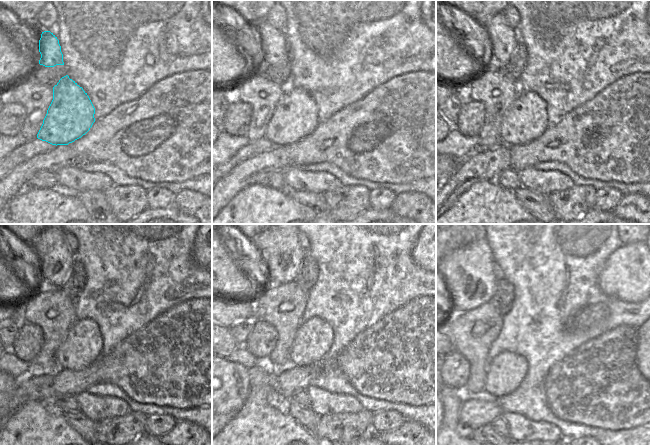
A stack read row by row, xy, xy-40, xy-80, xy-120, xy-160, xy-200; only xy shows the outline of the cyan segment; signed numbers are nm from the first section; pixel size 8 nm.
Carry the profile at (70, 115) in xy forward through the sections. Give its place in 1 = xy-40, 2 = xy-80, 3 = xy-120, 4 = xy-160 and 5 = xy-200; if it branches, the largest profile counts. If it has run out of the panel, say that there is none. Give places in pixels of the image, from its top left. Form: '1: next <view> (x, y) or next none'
1: next xy-40 (295, 117)
2: next xy-80 (526, 120)
3: next xy-120 (83, 345)
4: next xy-160 (313, 337)
5: next xy-200 (505, 373)

